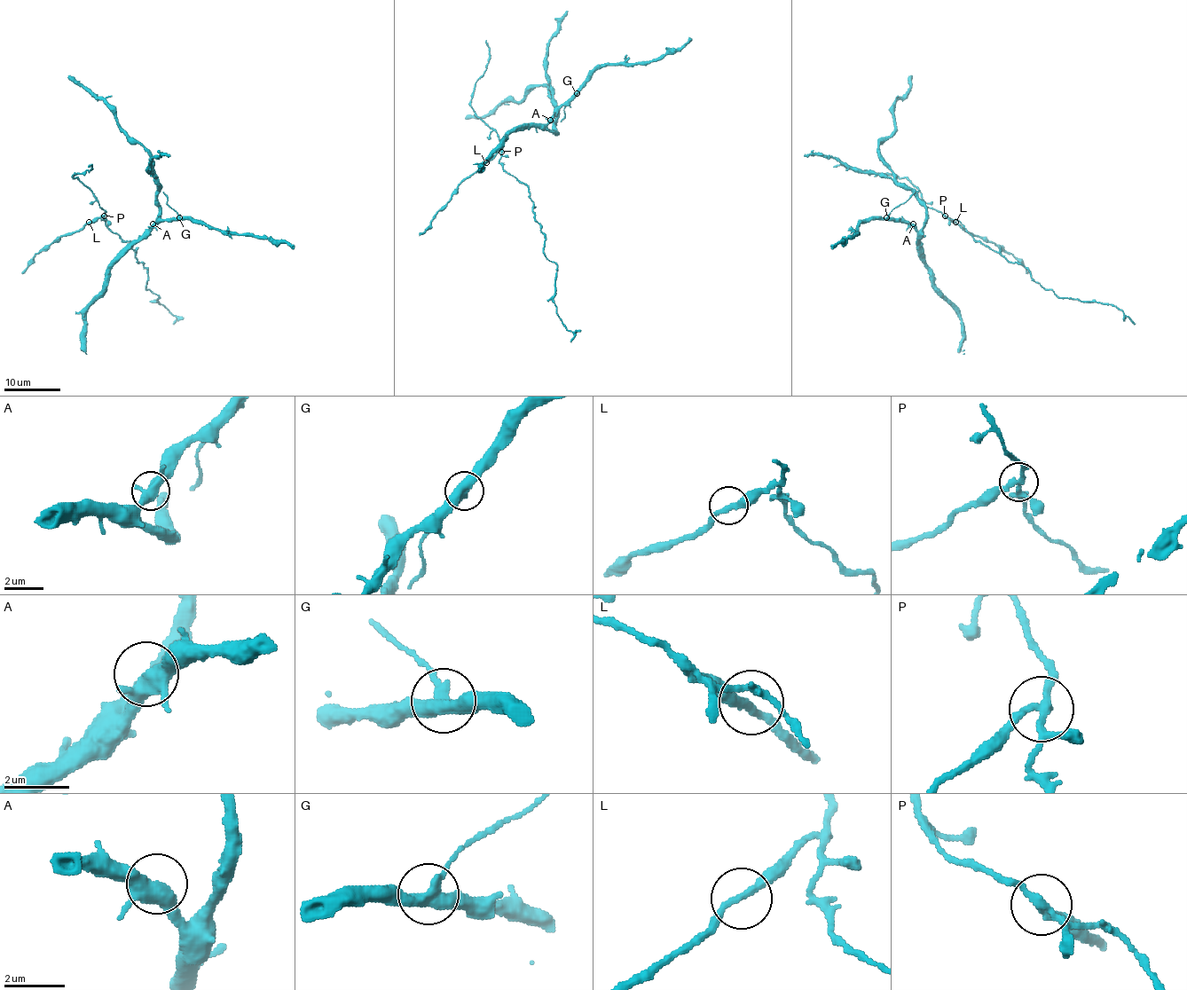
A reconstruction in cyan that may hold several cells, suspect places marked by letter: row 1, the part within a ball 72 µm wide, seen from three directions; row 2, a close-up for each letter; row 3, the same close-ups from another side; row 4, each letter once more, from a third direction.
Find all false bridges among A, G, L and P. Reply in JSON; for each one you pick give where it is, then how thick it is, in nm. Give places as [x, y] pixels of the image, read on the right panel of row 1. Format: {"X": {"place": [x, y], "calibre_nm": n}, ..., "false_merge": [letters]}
{"G": {"place": [886, 217], "calibre_nm": 400}, "P": {"place": [945, 216], "calibre_nm": 240}, "false_merge": ["G", "P"]}

